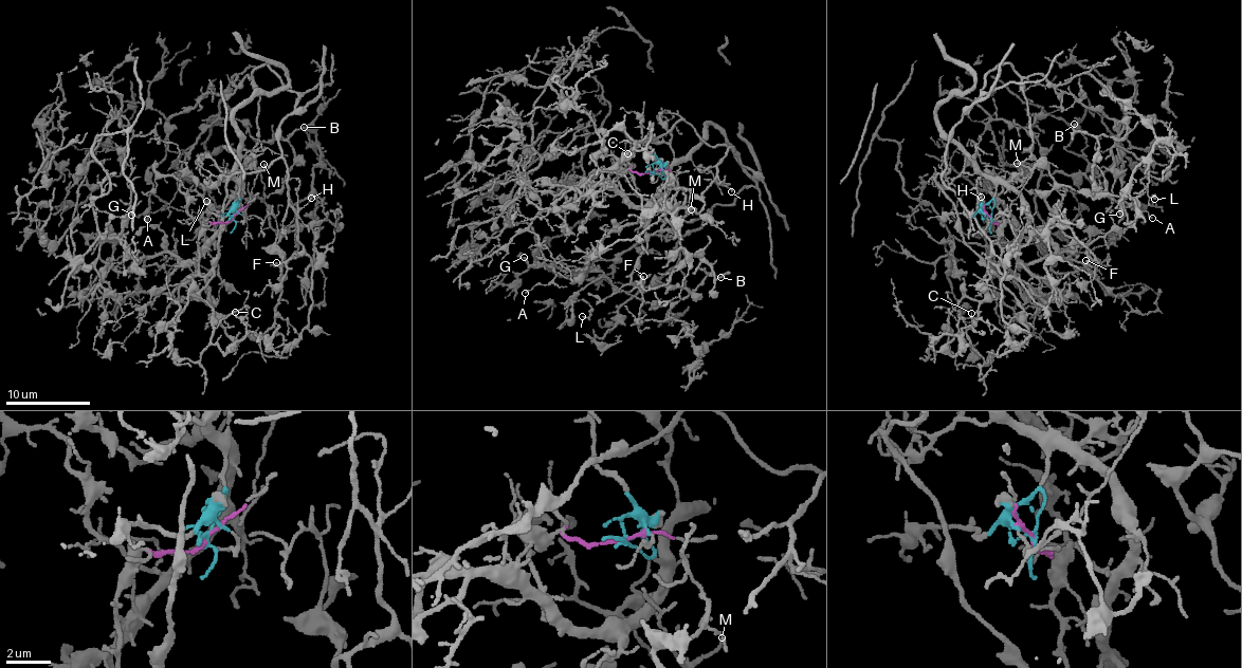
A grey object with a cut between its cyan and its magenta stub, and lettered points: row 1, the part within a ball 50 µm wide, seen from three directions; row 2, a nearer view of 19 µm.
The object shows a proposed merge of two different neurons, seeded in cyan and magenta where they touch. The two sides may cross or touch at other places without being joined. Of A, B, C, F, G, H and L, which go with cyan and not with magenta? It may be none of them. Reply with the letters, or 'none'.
none

